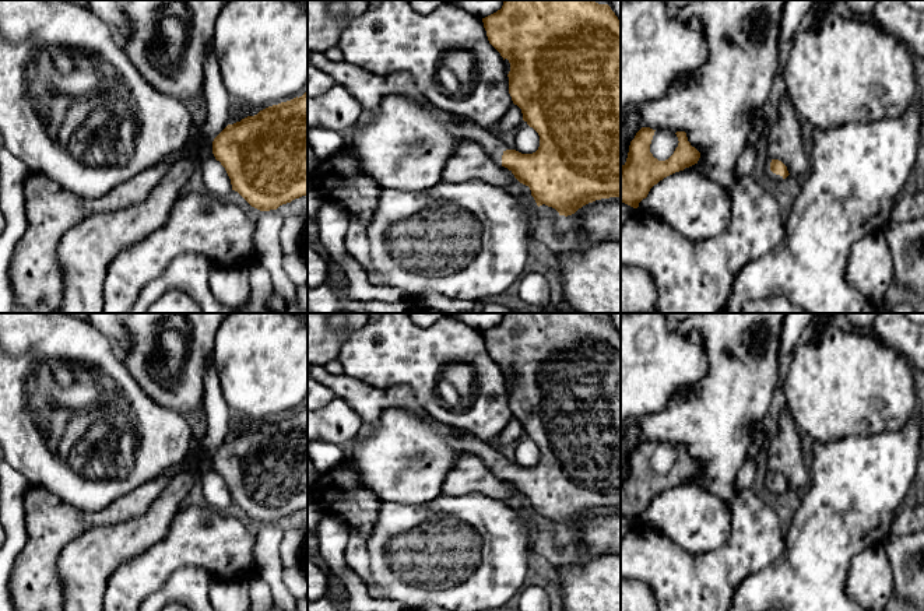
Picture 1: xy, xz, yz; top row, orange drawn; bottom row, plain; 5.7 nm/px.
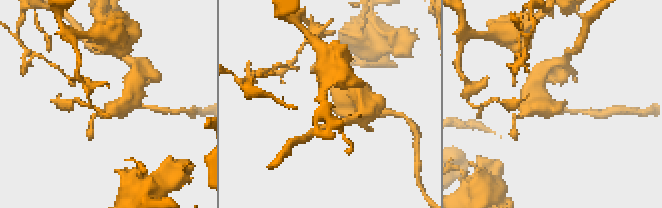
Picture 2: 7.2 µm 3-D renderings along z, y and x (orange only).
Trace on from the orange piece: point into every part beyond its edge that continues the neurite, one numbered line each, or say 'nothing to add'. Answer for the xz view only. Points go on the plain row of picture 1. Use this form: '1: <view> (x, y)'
1: xz (467, 442)

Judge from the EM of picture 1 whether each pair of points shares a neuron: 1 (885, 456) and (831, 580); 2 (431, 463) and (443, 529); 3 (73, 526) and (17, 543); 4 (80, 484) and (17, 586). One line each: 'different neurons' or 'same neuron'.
1: same neuron
2: different neurons
3: different neurons
4: different neurons

